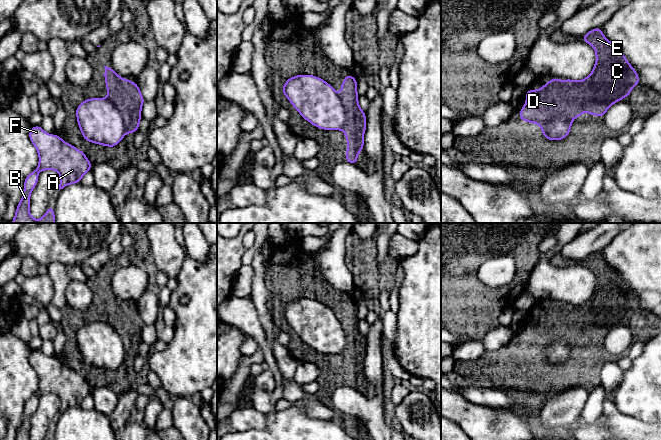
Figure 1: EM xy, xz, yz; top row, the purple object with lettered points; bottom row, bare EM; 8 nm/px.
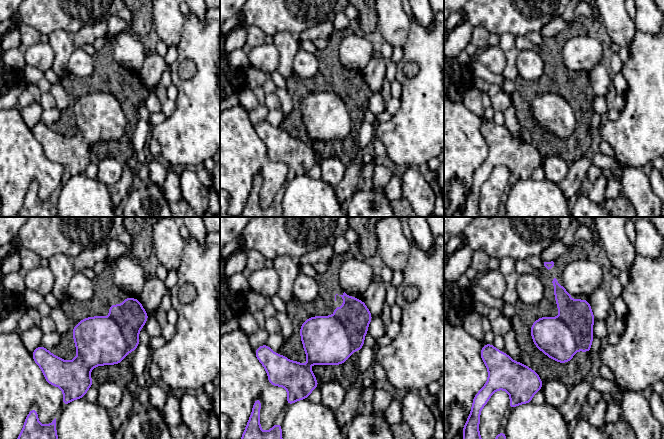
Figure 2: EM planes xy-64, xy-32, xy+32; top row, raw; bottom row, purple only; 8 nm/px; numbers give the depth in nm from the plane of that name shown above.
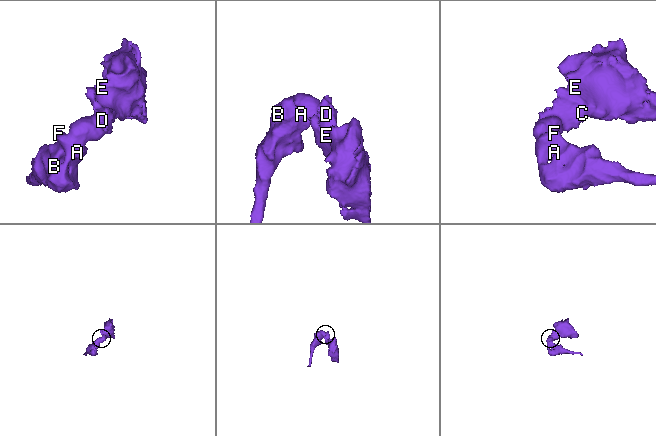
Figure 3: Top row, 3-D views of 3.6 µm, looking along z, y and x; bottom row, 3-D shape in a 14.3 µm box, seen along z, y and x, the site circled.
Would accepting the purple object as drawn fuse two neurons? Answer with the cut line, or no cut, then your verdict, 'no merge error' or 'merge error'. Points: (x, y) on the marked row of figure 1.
xz (338, 95), (343, 104), (345, 114), (345, 124), (342, 129) | merge error

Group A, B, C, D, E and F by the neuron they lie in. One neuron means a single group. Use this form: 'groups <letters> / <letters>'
groups A B F / C D E

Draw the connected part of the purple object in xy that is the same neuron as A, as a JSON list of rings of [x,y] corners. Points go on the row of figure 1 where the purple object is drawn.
[[[40,125],[30,129],[29,138],[38,151],[39,165],[25,179],[22,199],[12,223],[55,223],[53,205],[39,220],[34,220],[30,215],[30,195],[37,185],[39,172],[48,169],[57,171],[61,177],[60,190],[69,184],[79,183],[92,165],[82,151],[64,142],[58,135],[48,135]]]

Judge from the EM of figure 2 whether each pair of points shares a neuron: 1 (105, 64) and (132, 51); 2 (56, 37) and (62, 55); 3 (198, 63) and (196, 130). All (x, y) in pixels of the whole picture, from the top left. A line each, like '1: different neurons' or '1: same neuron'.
1: different neurons
2: same neuron
3: same neuron

